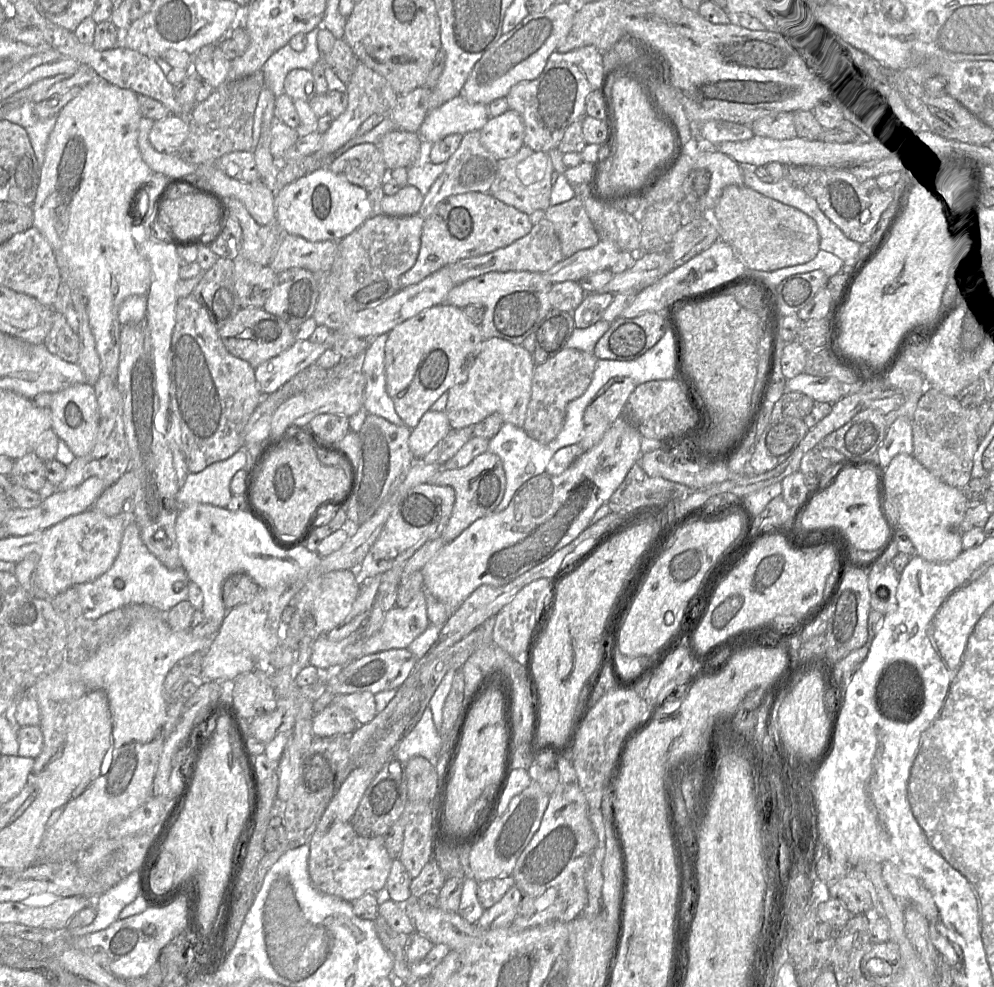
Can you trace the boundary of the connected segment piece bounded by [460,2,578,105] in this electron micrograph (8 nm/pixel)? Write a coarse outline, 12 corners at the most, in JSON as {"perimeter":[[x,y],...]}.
{"perimeter":[[577,8],[529,14],[487,49],[460,95],[488,105],[538,77]]}

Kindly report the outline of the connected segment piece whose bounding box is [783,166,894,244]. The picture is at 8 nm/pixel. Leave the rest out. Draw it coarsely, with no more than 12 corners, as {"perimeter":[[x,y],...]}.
{"perimeter":[[785,166],[785,177],[864,244],[894,200],[874,178]]}

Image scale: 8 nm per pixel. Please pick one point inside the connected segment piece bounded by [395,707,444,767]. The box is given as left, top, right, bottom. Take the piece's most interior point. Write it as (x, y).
(423, 740)

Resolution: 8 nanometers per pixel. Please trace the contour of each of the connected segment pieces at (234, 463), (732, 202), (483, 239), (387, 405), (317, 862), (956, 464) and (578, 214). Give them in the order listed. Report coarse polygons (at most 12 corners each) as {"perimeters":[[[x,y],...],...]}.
{"perimeters":[[[245,448],[180,484],[179,510],[201,503],[224,508],[230,482],[245,468]],[[745,185],[710,215],[747,270],[805,264],[812,218]],[[489,192],[441,201],[424,219],[414,285],[458,260],[508,246],[528,214]],[[376,336],[362,355],[363,408],[404,425],[386,391],[385,343]],[[373,768],[353,770],[309,841],[309,875],[353,903],[378,893],[393,859],[350,820]],[[927,387],[912,418],[913,456],[963,490],[978,408]],[[579,197],[550,205],[564,258],[600,238]]]}

